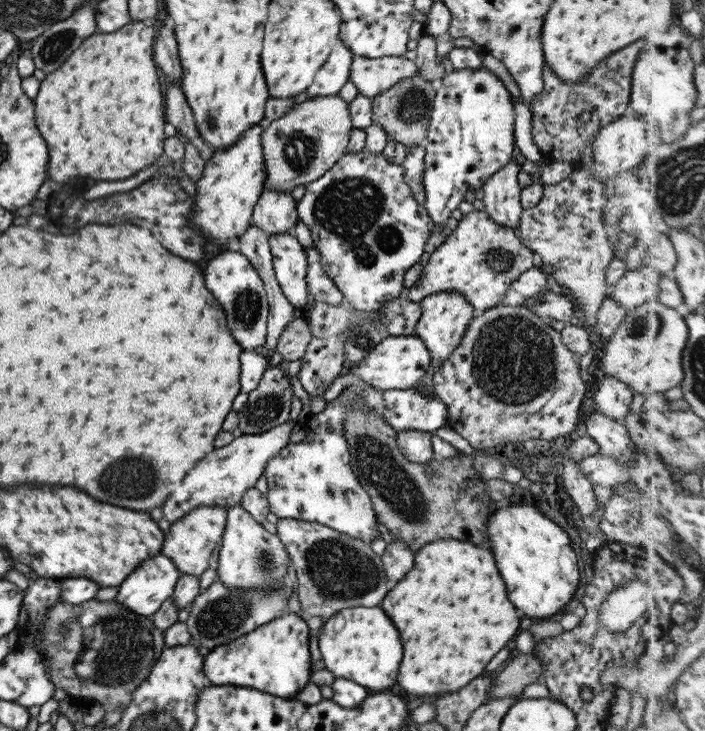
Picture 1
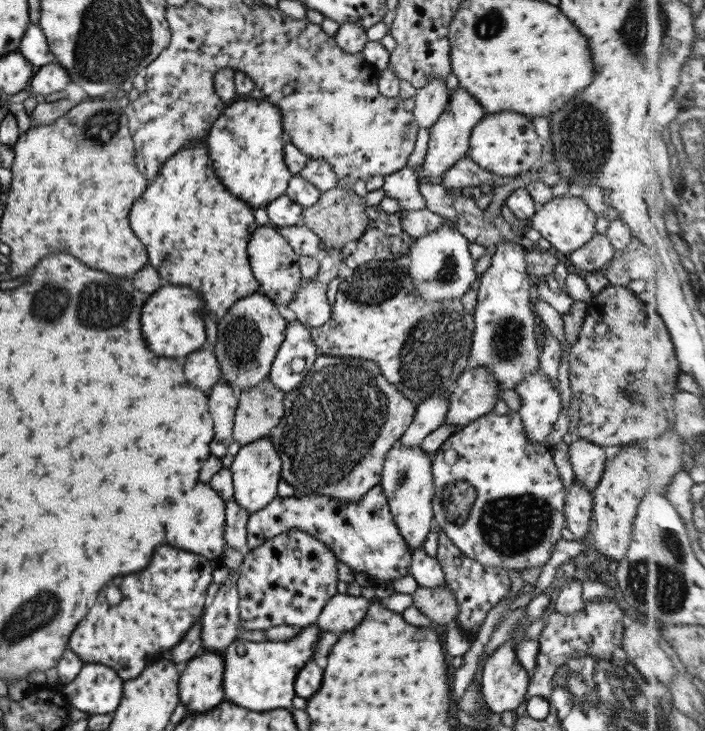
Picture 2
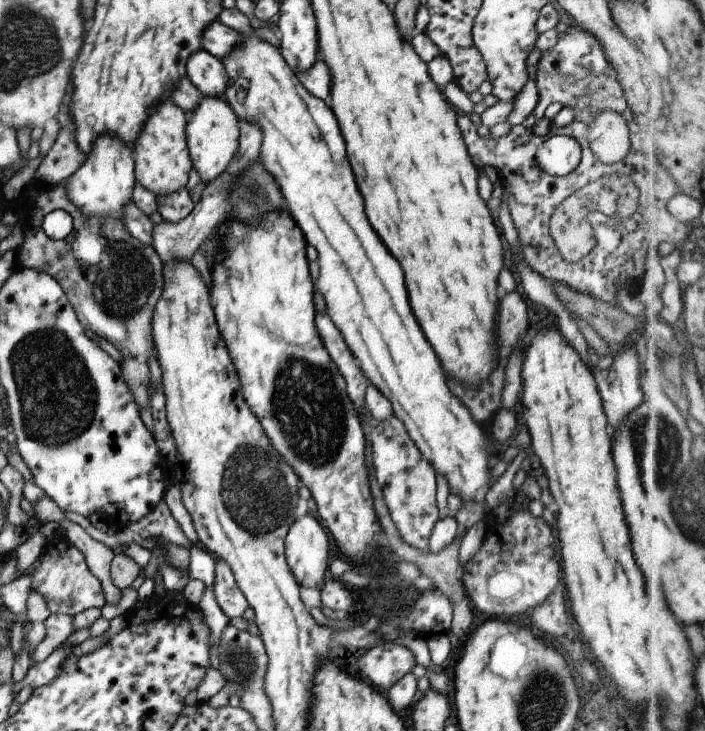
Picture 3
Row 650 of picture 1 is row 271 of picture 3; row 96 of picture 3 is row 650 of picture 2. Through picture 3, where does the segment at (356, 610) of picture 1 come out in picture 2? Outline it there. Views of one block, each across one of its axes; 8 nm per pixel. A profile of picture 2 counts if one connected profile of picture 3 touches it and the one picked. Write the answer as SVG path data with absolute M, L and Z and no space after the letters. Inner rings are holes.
M313 624L303 627L297 636L287 641L248 642L235 638L222 652L224 701L257 712L291 708L293 698L291 688L294 688L295 674L305 666L305 662L311 660L319 632L317 626Z

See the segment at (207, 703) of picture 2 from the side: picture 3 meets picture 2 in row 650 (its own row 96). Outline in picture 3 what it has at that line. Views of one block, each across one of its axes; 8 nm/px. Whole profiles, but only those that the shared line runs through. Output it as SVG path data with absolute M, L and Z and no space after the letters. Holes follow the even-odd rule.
M201 96L195 108L187 113L184 131L192 168L199 173L201 182L210 183L210 180L226 170L226 166L234 158L240 131L238 118L225 100Z

